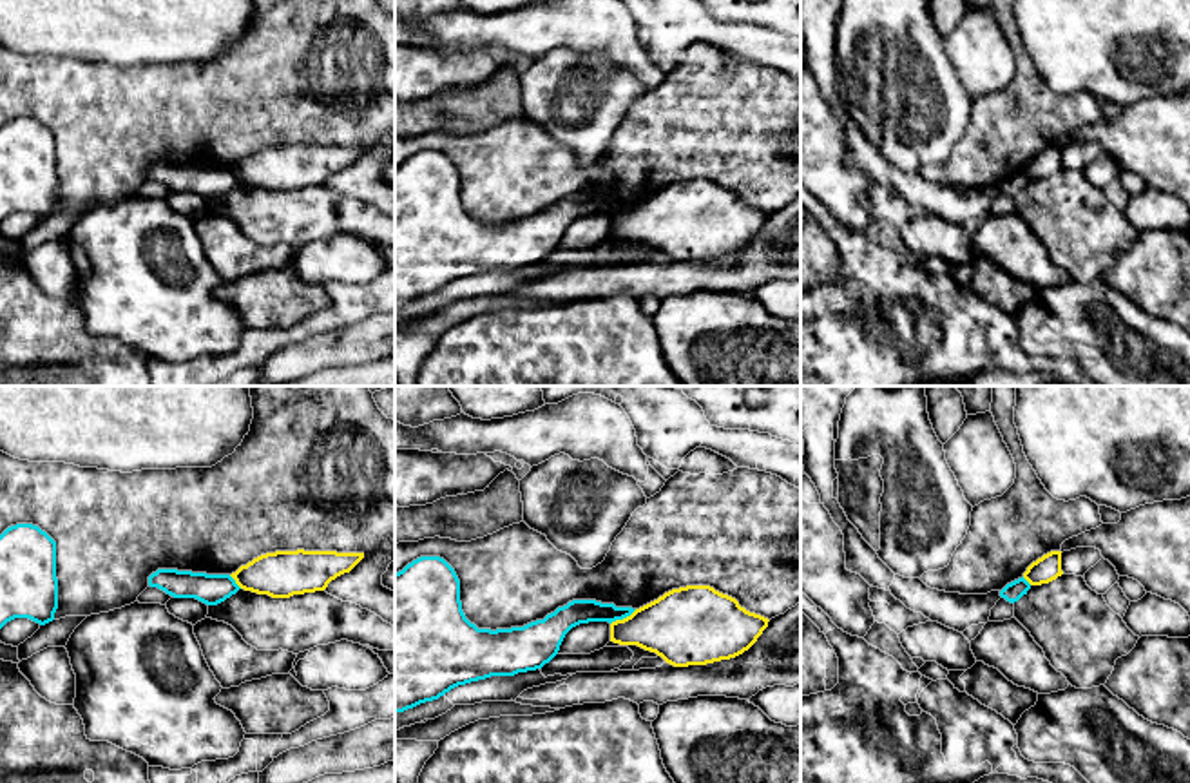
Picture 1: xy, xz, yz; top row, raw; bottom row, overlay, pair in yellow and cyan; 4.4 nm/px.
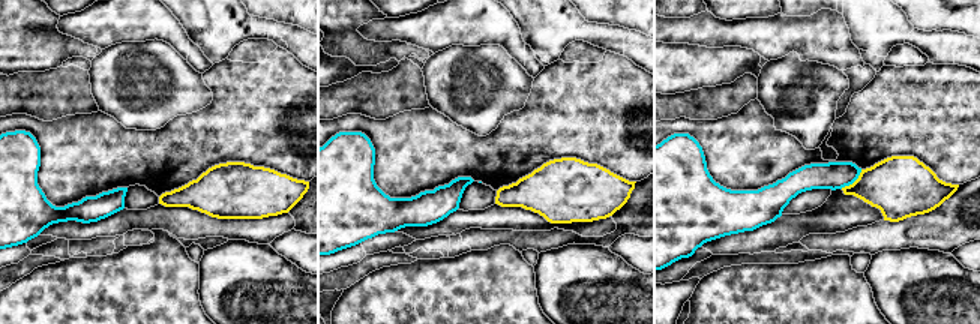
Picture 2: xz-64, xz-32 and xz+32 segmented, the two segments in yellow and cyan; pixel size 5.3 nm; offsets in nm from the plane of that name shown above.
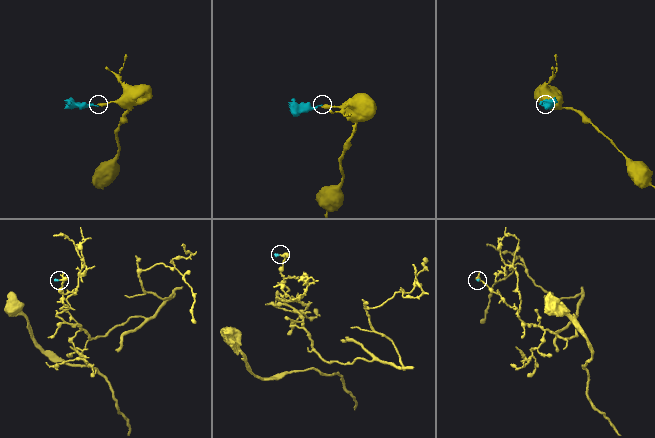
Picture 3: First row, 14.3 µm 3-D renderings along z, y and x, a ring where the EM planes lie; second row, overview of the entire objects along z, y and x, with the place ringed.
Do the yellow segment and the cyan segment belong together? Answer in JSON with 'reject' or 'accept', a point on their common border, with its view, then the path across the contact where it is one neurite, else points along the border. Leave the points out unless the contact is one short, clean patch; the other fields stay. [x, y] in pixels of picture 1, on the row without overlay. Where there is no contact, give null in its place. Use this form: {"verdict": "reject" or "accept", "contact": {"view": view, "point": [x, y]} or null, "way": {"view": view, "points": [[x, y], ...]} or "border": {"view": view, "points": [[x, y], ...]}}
{"verdict": "reject", "contact": {"view": "xz", "point": [623, 212]}, "border": {"view": "xz", "points": [[636, 203], [611, 218]]}}

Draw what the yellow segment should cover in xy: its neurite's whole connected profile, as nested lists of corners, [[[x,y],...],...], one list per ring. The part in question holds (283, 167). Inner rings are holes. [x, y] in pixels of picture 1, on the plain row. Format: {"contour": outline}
{"contour": [[[275,145],[254,152],[230,170],[245,185],[290,192],[324,185],[331,174],[350,167],[362,152],[364,147]]]}

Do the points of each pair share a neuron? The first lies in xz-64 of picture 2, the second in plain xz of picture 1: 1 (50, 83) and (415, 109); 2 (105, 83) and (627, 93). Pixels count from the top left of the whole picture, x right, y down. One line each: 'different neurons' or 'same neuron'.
1: same neuron
2: same neuron

